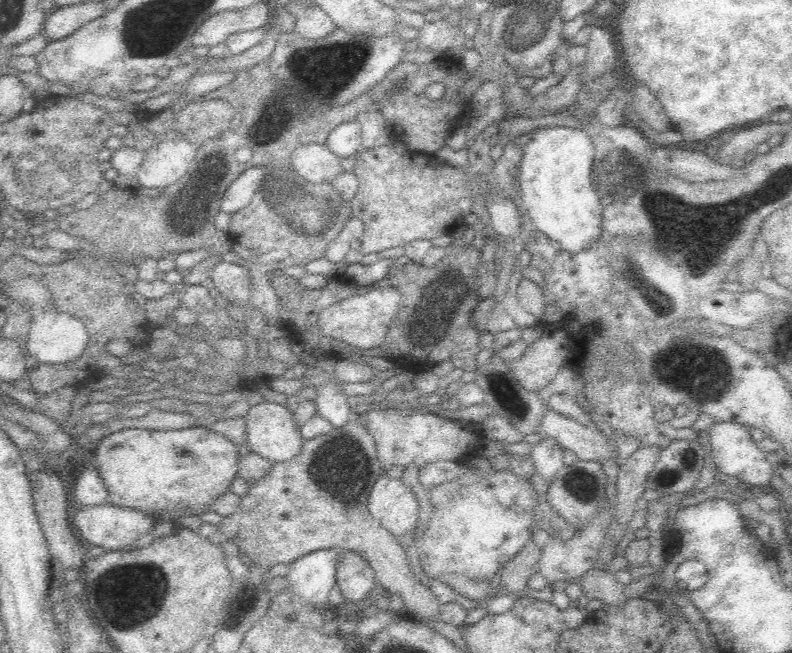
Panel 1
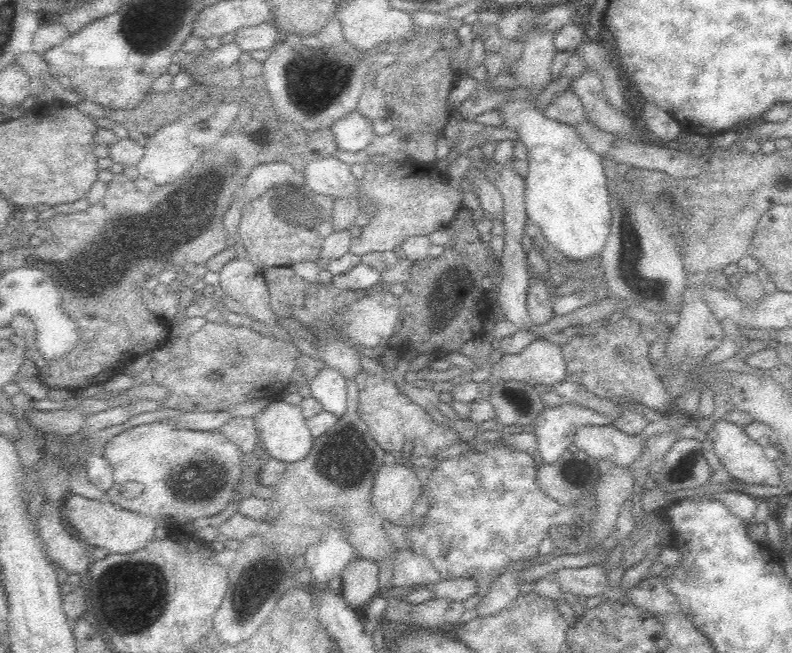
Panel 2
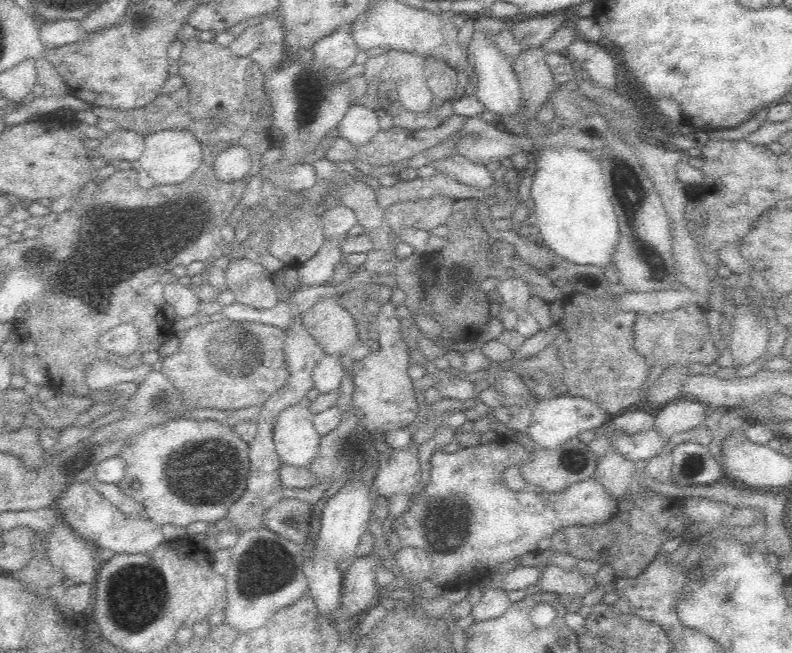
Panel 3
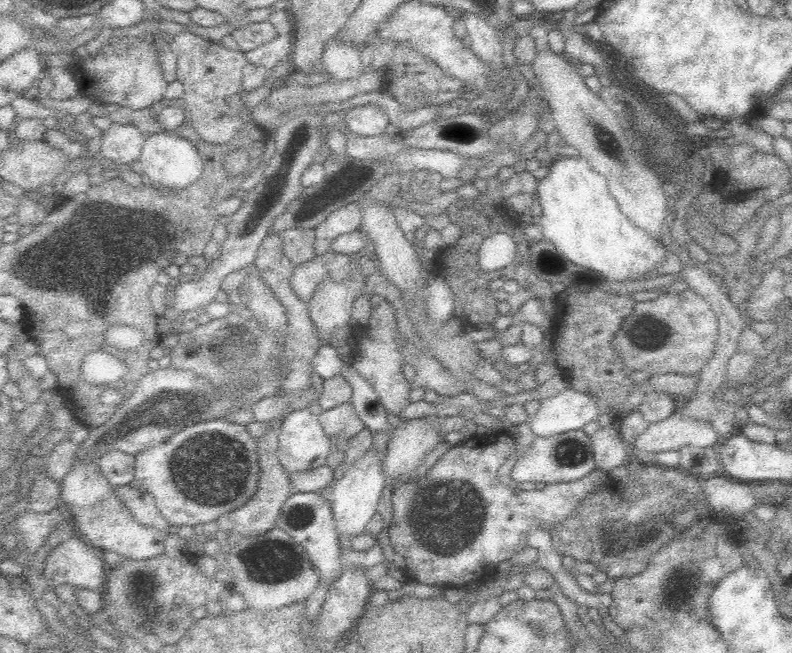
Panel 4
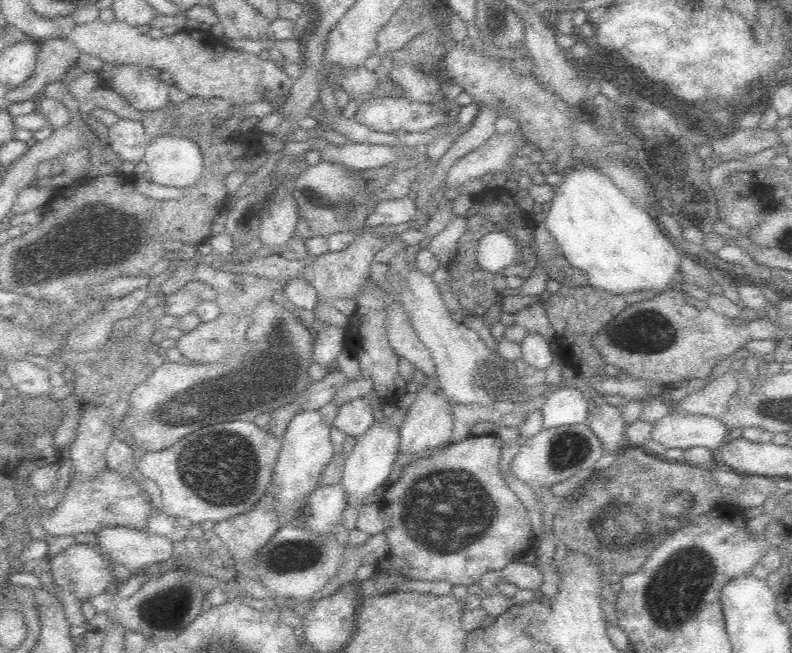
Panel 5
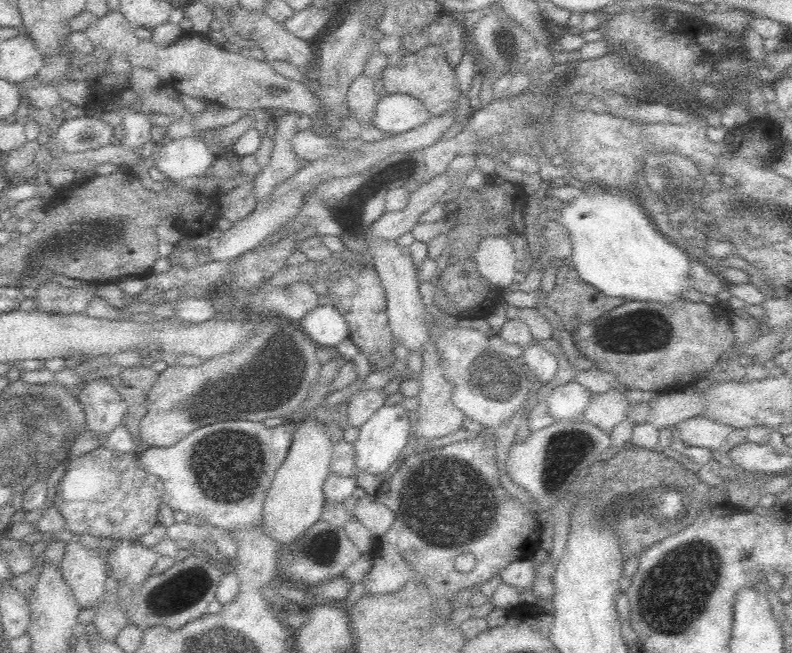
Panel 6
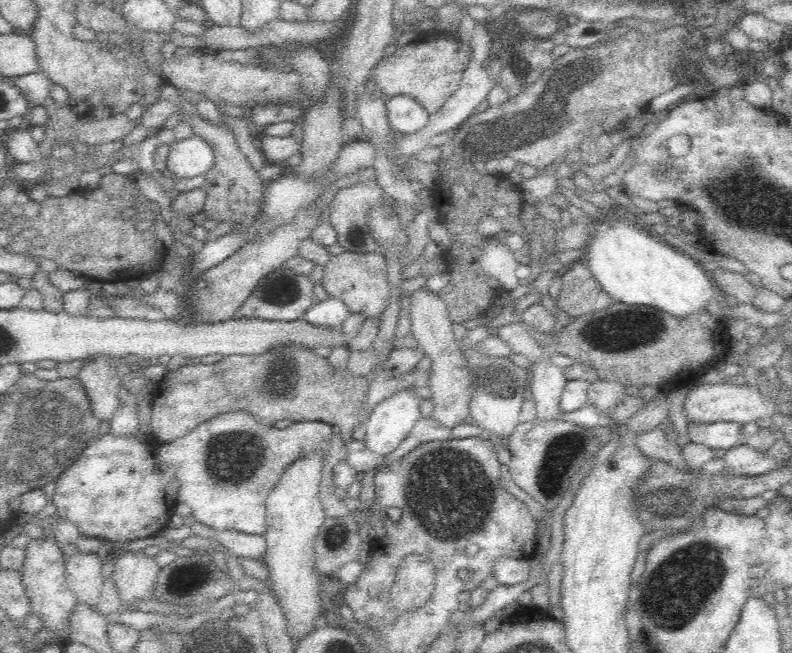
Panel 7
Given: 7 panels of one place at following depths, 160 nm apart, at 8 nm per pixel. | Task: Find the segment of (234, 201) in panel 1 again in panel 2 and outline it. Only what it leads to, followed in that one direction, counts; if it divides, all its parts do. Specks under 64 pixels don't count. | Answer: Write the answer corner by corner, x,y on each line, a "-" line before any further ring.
286,162
260,164
252,170
250,176
246,176
246,182
240,186
234,198
256,198
262,196
262,192
280,184
302,184
303,178
302,172
294,170

